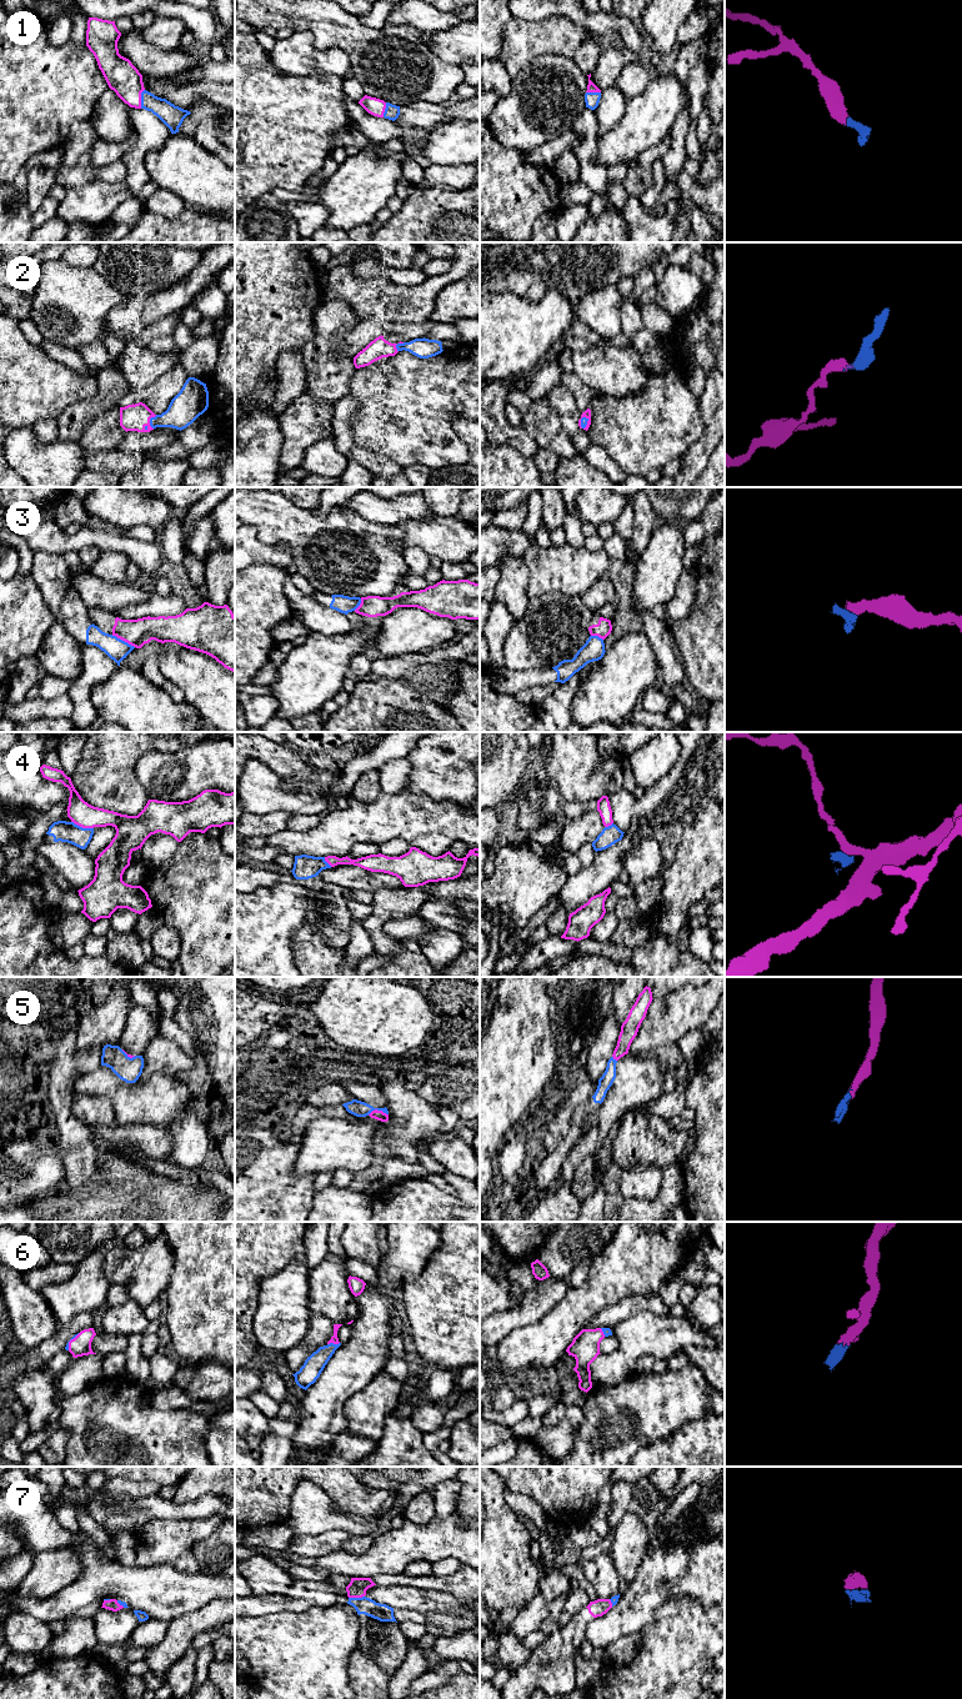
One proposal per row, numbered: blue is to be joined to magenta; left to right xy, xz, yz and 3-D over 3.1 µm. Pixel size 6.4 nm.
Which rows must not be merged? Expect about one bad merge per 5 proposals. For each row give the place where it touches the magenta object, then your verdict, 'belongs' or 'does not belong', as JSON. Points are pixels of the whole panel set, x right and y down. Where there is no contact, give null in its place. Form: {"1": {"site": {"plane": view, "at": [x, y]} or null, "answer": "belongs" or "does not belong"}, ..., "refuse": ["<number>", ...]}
{"1": {"site": {"plane": "xy", "at": [140, 99]}, "answer": "belongs"}, "2": {"site": {"plane": "xy", "at": [149, 421]}, "answer": "belongs"}, "3": {"site": {"plane": "xy", "at": [123, 640]}, "answer": "does not belong"}, "4": {"site": {"plane": "xy", "at": [83, 827]}, "answer": "does not belong"}, "5": {"site": {"plane": "xz", "at": [376, 1109]}, "answer": "belongs"}, "6": {"site": {"plane": "xz", "at": [332, 1342]}, "answer": "belongs"}, "7": {"site": {"plane": "xz", "at": [356, 1597]}, "answer": "belongs"}, "refuse": ["3", "4"]}

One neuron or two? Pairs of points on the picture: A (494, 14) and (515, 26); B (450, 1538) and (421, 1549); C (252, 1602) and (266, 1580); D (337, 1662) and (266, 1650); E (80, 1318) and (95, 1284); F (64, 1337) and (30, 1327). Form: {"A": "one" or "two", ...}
{"A": "two", "B": "one", "C": "two", "D": "one", "E": "two", "F": "two"}

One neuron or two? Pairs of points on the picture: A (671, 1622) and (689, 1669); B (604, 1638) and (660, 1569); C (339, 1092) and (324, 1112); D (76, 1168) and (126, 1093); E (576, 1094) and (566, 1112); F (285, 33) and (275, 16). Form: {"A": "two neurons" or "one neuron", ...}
{"A": "one neuron", "B": "one neuron", "C": "two neurons", "D": "two neurons", "E": "one neuron", "F": "two neurons"}

